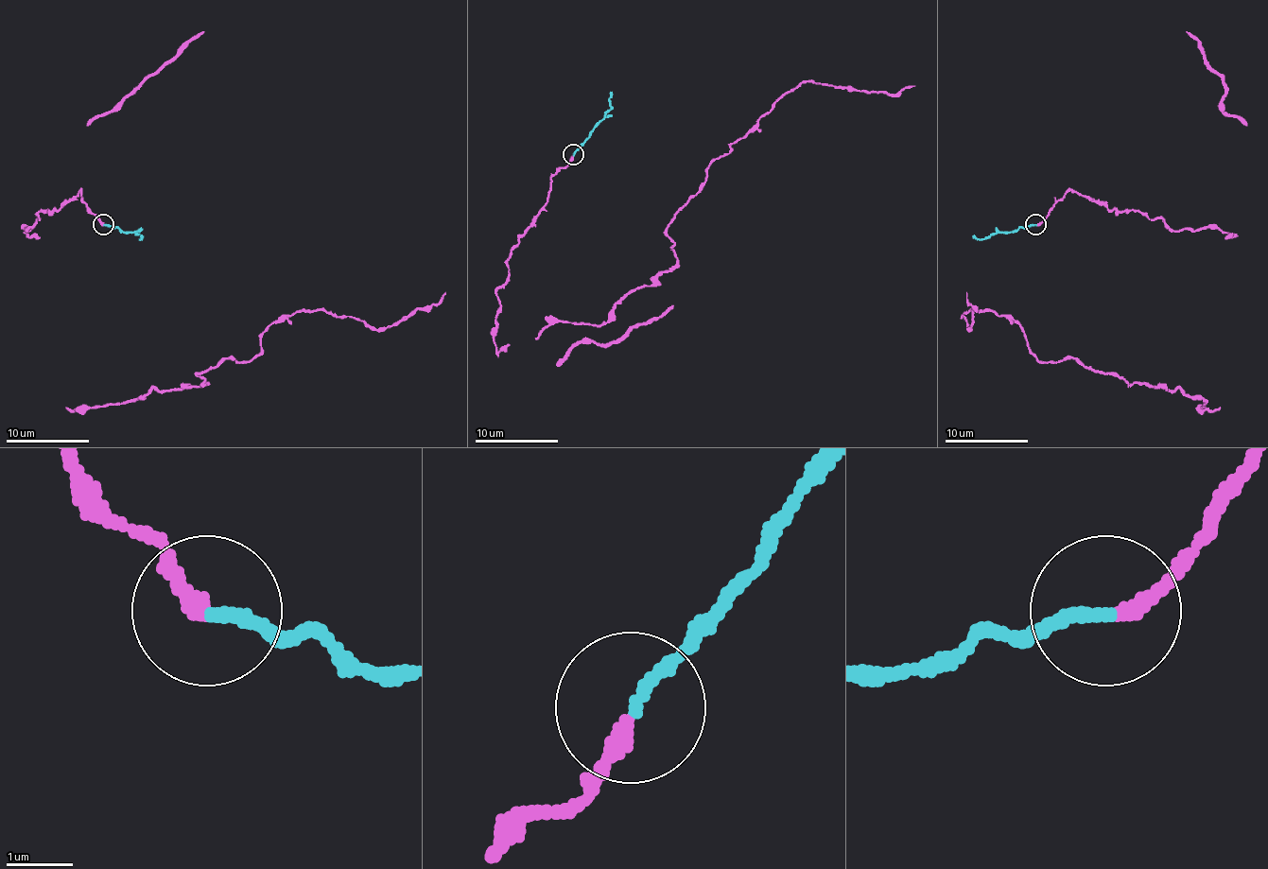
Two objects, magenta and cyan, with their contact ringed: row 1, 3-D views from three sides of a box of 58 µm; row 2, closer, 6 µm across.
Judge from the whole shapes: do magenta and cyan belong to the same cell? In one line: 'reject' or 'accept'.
accept

